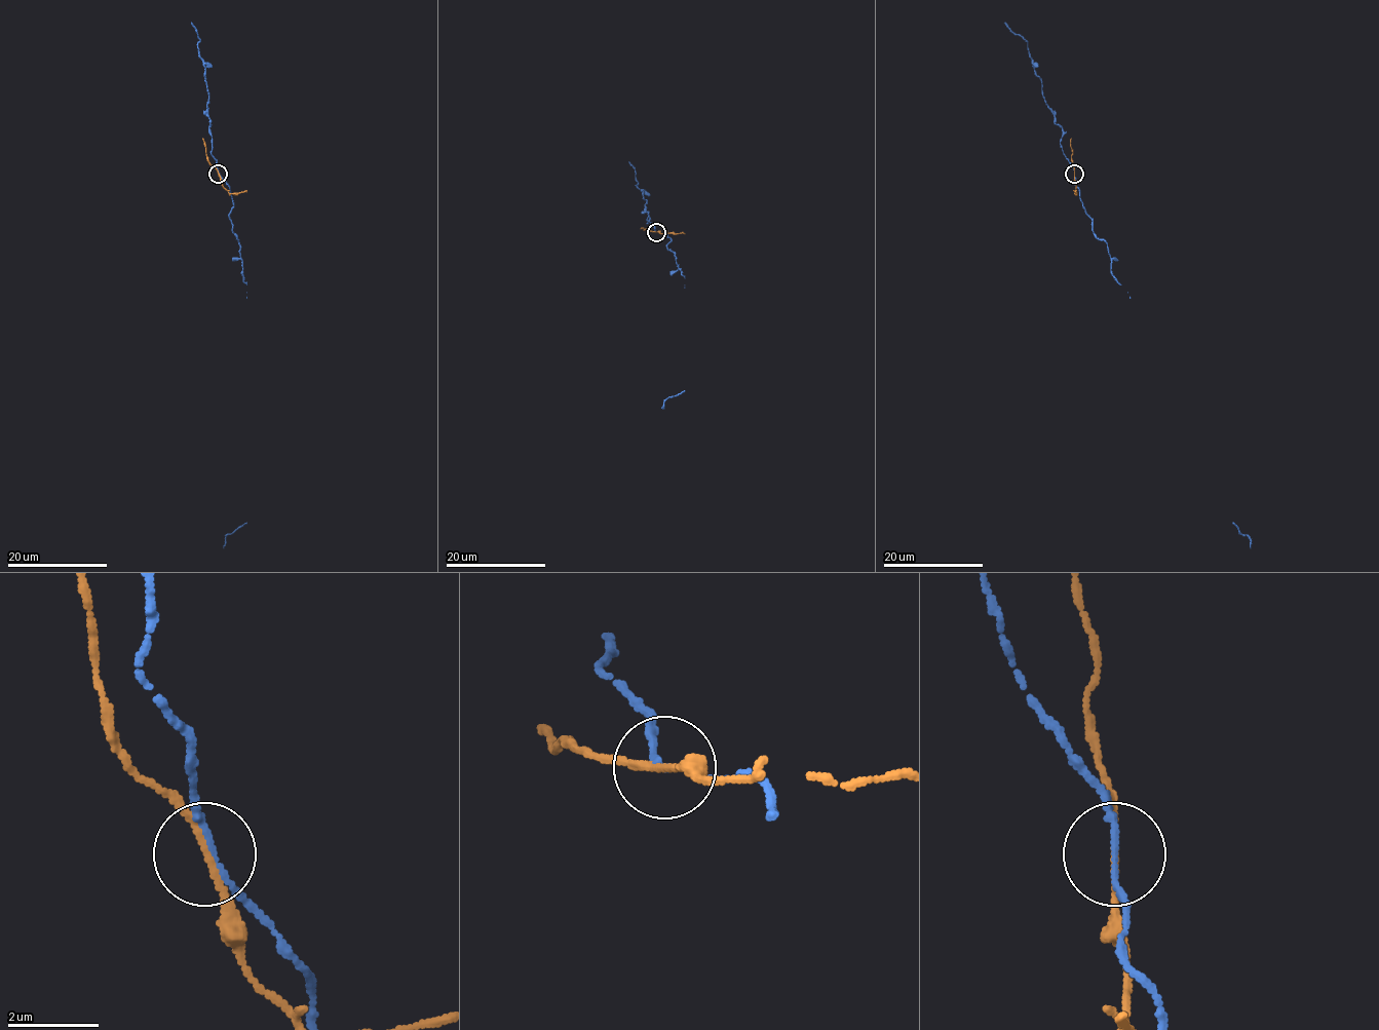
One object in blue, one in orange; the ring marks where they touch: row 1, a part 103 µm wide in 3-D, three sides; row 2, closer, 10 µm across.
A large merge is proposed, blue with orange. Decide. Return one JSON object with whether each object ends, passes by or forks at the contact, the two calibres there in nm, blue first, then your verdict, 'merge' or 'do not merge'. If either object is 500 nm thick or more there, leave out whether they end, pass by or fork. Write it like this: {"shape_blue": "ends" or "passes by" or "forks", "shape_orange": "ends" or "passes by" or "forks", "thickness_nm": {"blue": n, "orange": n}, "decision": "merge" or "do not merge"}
{"shape_blue": "passes by", "shape_orange": "passes by", "thickness_nm": {"blue": 130, "orange": 140}, "decision": "do not merge"}

